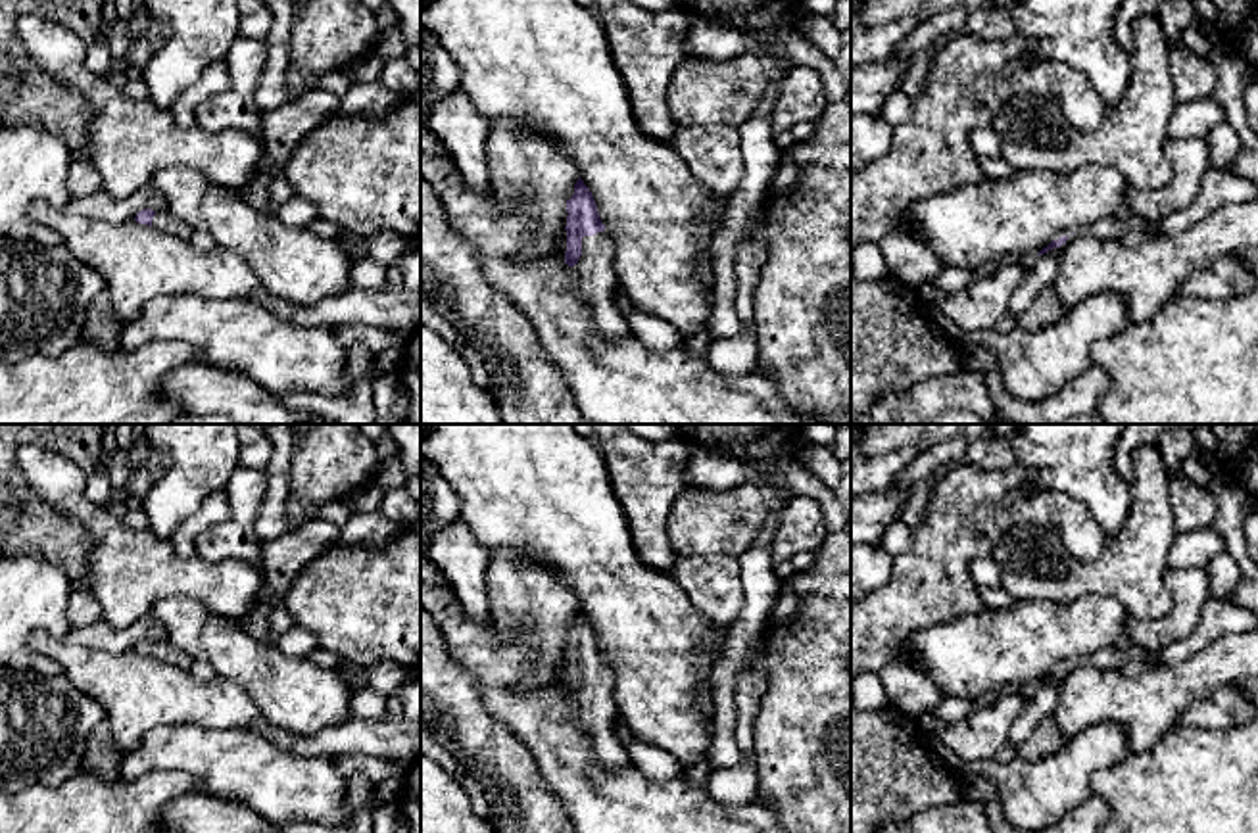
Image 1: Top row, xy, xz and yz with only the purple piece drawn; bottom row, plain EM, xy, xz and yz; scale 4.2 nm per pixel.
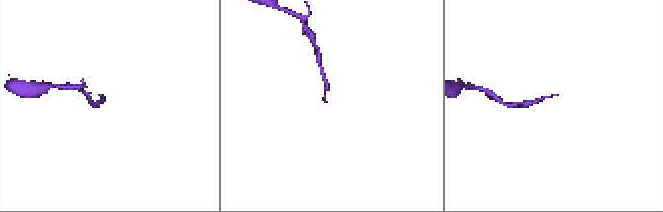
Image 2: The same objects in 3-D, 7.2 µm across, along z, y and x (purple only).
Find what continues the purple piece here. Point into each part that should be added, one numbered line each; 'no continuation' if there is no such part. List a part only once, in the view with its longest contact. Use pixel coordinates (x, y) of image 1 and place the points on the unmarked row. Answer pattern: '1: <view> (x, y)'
1: xz (596, 709)

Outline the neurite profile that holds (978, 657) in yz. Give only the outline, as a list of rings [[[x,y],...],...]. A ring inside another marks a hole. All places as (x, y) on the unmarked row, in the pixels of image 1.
[[[1085,595],[1068,605],[1049,599],[1018,601],[1006,610],[987,608],[916,631],[908,649],[918,672],[939,691],[981,704],[1006,691],[1029,691],[1077,656],[1102,649],[1129,649],[1133,641],[1125,635],[1127,618],[1124,607],[1110,597]]]

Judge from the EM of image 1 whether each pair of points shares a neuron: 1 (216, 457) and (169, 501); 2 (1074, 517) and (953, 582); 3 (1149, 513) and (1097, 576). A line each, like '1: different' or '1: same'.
1: same
2: same
3: same

